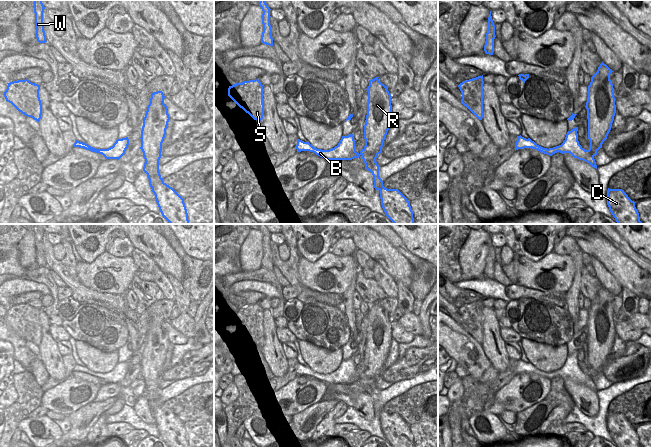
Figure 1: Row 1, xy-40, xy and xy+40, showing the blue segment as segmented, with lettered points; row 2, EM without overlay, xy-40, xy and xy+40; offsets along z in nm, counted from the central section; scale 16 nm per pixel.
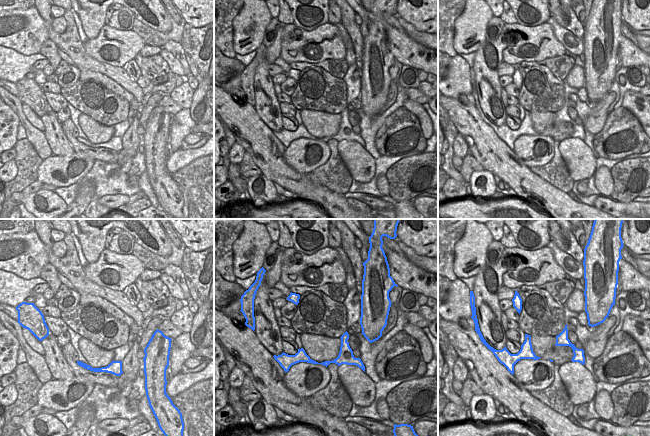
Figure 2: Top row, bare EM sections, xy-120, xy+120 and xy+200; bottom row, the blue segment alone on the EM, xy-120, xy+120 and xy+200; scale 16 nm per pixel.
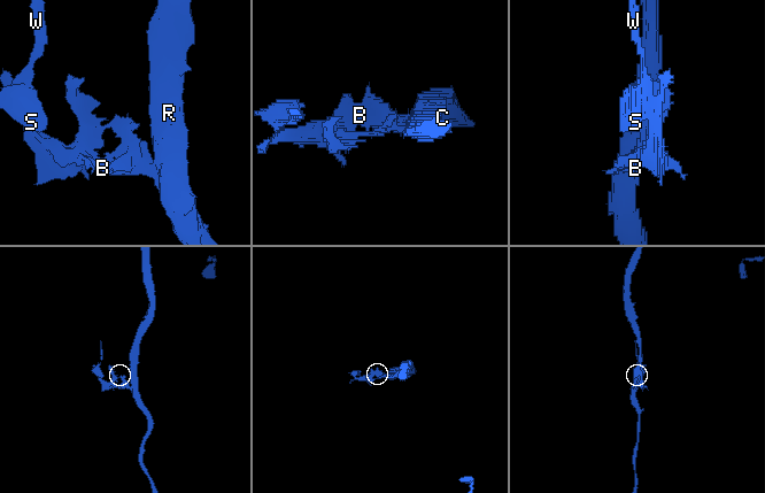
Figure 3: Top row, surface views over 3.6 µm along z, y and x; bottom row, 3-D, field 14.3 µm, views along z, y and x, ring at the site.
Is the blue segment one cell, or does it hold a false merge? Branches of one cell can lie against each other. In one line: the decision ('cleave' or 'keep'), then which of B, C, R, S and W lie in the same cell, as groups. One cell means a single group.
cleave; groups B S W / C R

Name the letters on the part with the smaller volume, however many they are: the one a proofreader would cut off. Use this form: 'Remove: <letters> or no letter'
Remove: B, S, W

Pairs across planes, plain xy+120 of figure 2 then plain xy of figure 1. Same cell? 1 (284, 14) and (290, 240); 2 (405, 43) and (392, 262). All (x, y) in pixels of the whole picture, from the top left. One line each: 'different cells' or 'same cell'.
1: same cell
2: same cell

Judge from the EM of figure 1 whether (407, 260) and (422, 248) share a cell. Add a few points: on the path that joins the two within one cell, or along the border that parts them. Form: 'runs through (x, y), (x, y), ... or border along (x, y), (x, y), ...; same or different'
border along (399, 237), (413, 254), (426, 260); different

